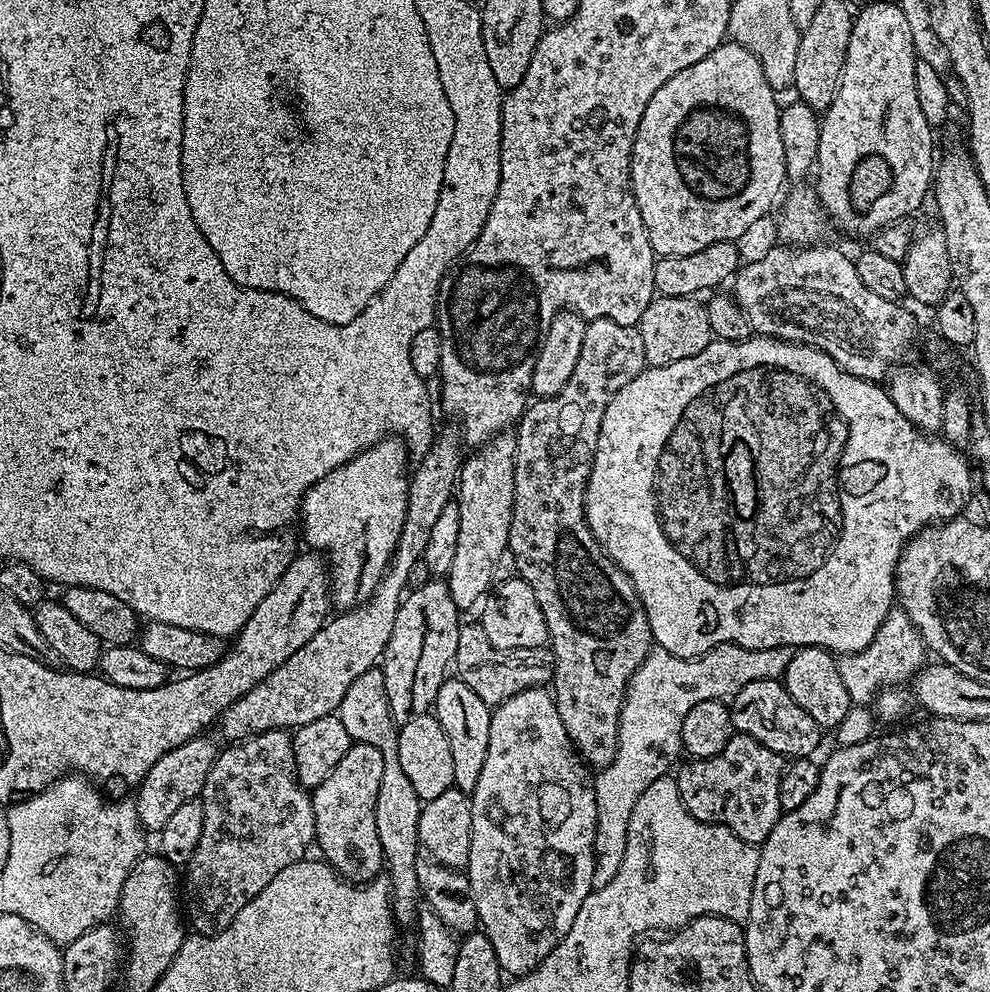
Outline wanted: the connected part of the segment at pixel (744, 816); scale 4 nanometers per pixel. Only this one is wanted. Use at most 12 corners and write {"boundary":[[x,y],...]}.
{"boundary":[[733,734],[674,779],[692,817],[763,844],[785,757]]}

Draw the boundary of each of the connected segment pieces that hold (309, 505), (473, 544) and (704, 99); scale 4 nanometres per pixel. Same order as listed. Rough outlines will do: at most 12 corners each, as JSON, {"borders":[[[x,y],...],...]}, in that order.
{"borders":[[[385,438],[298,505],[330,600],[365,604],[392,561],[409,445]],[[516,437],[460,465],[457,556],[445,584],[467,610],[494,584],[514,510]],[[733,42],[646,106],[657,257],[739,241],[786,184],[781,105]]]}

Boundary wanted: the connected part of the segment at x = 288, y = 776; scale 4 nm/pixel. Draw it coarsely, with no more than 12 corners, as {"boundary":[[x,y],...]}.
{"boundary":[[275,728],[221,751],[182,884],[216,936],[309,855],[312,797]]}

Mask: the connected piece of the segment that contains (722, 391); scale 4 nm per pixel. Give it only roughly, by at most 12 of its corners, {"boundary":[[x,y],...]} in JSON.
{"boundary":[[753,334],[606,406],[670,654],[860,652],[963,451]]}

